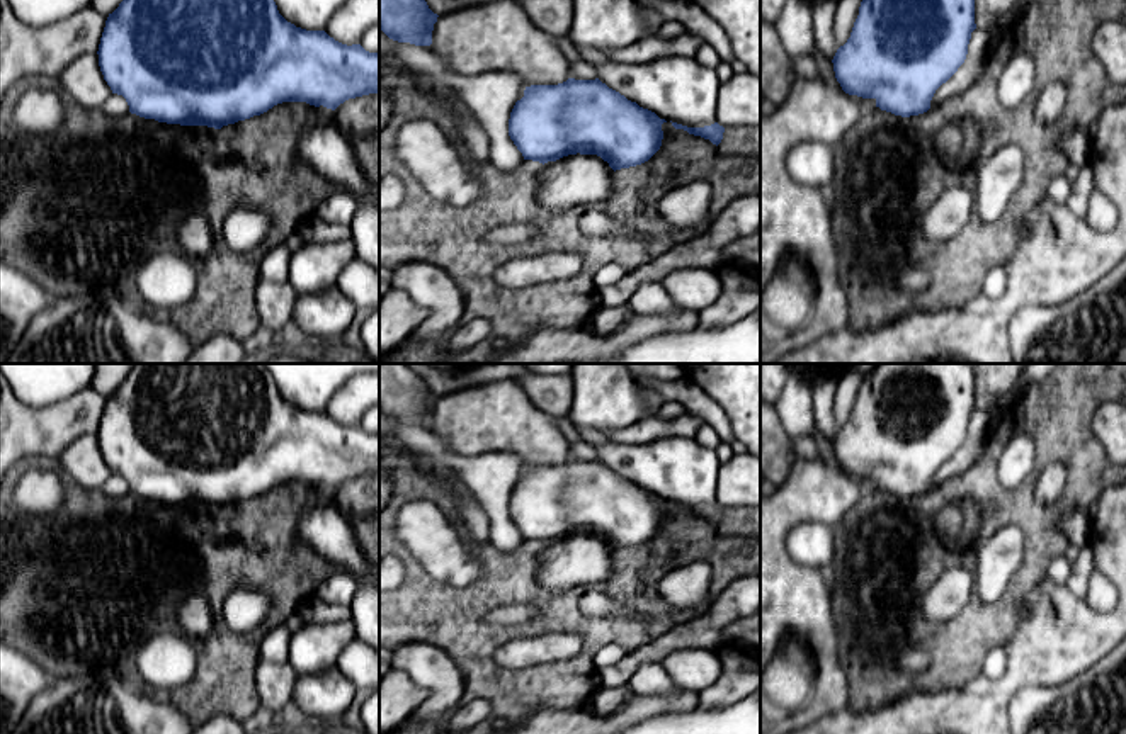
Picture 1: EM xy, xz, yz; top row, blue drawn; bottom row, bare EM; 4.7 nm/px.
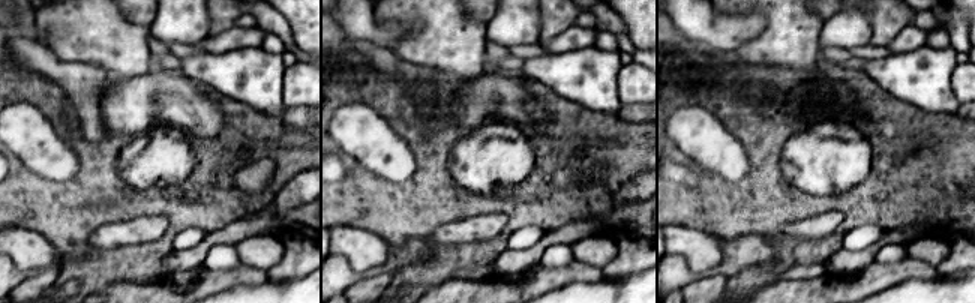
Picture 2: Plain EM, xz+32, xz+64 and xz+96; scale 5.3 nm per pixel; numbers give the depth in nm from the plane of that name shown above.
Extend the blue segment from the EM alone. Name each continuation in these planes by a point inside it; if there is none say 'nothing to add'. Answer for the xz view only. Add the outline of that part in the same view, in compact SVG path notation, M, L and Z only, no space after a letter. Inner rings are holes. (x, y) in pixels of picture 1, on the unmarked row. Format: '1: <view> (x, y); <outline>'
nothing to add

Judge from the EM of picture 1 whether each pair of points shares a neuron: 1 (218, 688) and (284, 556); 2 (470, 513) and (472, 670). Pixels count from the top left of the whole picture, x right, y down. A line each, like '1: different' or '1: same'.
1: same
2: different

